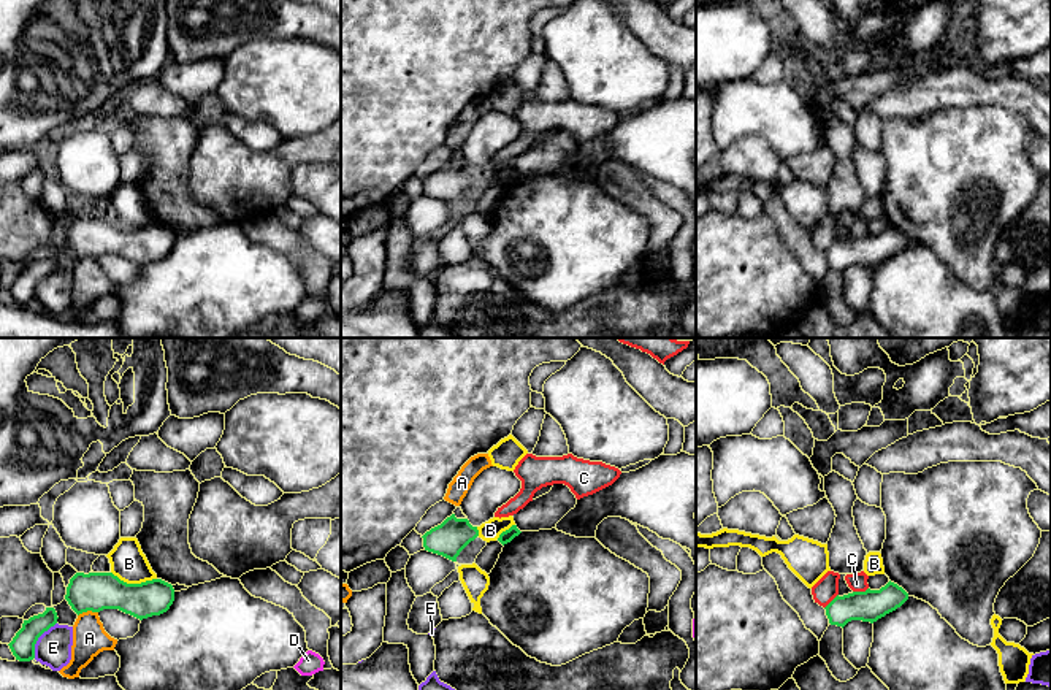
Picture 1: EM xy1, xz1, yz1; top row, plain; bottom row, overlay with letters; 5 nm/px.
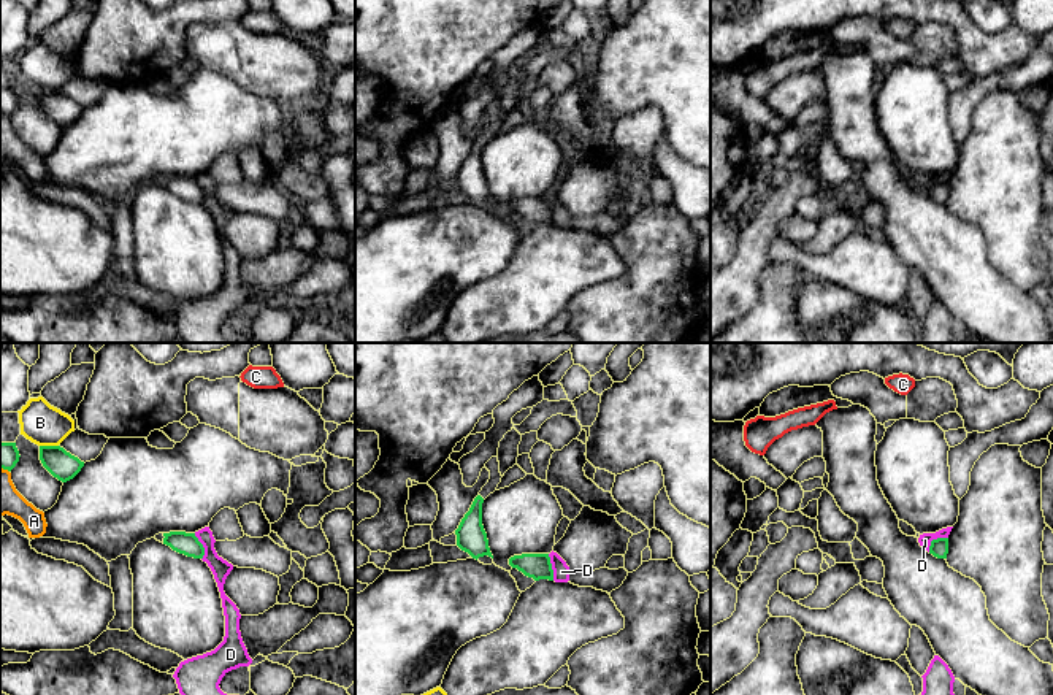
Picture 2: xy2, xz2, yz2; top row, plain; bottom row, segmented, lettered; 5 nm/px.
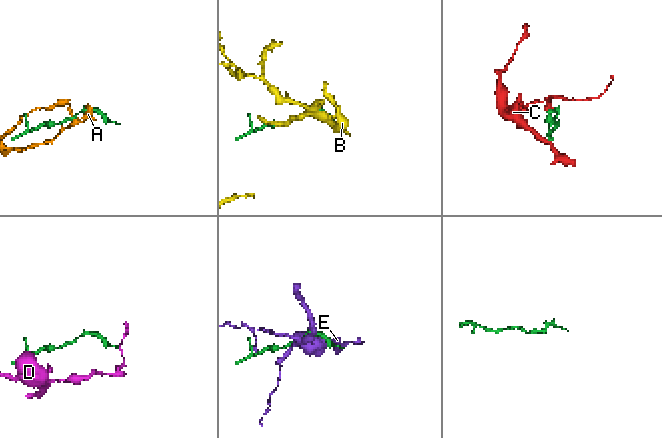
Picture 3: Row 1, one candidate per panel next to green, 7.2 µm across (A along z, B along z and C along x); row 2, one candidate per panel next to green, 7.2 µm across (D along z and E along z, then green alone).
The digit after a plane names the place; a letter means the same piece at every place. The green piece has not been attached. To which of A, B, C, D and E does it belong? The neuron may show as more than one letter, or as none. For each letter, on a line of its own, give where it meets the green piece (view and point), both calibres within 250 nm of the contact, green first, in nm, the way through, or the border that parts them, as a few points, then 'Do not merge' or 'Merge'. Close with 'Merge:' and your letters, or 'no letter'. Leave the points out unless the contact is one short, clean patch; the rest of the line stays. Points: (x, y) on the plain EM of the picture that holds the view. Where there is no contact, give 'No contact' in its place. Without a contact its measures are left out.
A: Touches green at xy1 (87, 254). Thickness 190 nm (green) against 180 nm. Boundary: xy1 (97, 256), (83, 256), (78, 260). Do not merge
B: Touches green at xy1 (133, 229). Thickness 190 nm (green) against 180 nm. Do not merge
C: Touches green at yz1 (859, 237). Thickness 160 nm (green) against 100 nm. Merge
D: Touches green at yz2 (934, 184). Thickness 100 nm (green) against 70 nm. Boundary: yz2 (947, 181), (933, 184), (928, 195). Do not merge
E: Touches green at xy1 (37, 284). Thickness 130 nm (green) against 180 nm. Do not merge
Merge: C

